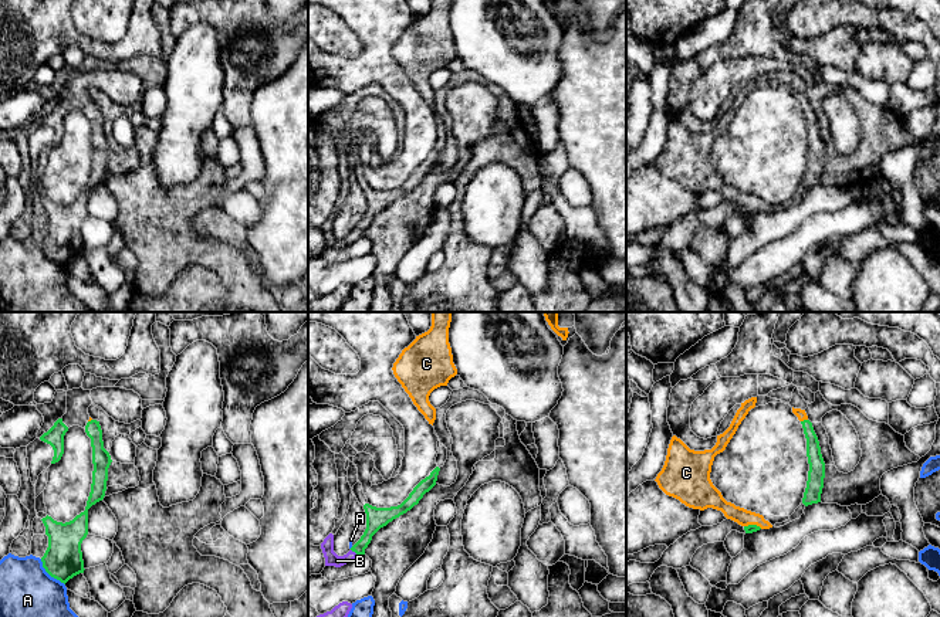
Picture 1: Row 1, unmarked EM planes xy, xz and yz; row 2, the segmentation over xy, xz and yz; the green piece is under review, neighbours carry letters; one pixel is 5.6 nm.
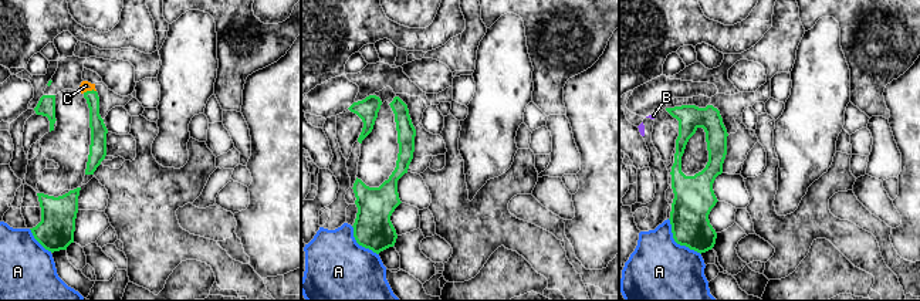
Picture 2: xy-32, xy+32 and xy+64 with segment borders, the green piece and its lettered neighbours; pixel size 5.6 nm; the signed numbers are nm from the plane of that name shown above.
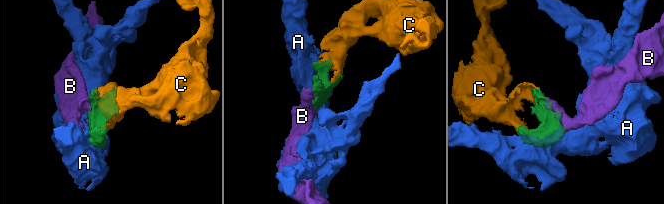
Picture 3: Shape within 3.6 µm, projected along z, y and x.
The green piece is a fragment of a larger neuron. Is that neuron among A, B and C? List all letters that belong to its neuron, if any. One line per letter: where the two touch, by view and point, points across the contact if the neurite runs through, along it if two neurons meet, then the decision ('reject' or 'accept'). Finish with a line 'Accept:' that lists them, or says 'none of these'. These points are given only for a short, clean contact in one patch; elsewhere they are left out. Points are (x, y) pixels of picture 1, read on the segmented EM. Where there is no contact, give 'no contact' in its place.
A: xy (50, 575) | reject
B: xz (354, 551) | accept
C: yz (804, 420) | accept
Accept: B, C

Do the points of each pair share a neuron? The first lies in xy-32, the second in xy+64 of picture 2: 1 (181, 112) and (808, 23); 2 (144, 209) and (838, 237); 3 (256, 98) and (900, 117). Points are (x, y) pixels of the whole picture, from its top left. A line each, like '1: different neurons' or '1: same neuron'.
1: different neurons
2: same neuron
3: same neuron

